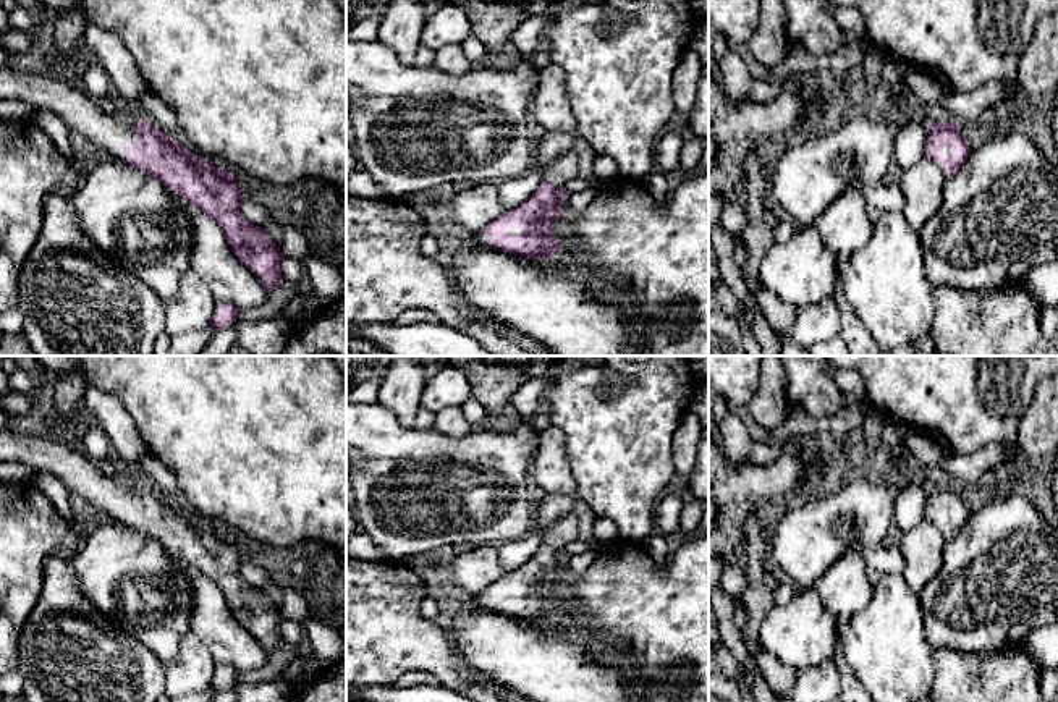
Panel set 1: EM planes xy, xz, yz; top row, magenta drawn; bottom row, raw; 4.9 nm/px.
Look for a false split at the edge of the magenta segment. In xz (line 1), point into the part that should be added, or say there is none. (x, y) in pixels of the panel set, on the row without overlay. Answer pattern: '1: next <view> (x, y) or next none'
1: next xz (563, 531)

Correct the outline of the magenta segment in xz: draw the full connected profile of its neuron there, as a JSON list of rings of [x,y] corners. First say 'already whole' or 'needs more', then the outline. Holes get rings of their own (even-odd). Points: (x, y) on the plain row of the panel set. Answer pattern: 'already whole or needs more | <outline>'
needs more | [[[573,511],[558,518],[548,526],[542,547],[529,561],[498,577],[479,595],[461,598],[524,621],[557,620],[561,610],[550,590],[563,574],[563,550],[578,540],[578,534],[578,518]]]

